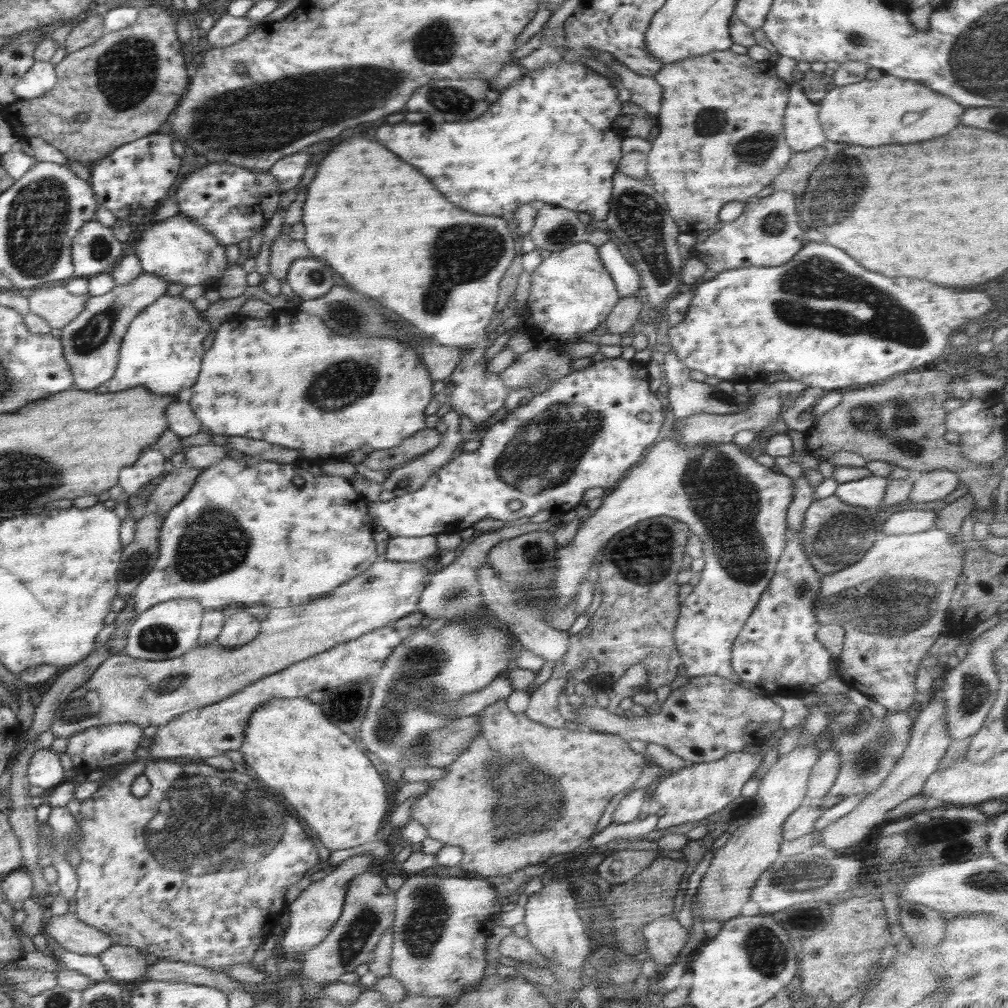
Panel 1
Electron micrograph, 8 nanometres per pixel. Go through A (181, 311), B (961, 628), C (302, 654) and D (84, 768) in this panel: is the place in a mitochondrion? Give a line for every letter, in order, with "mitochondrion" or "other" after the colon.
A: other
B: other
C: other
D: other

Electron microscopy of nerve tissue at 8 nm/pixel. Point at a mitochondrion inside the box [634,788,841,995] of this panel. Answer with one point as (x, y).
(767, 951)

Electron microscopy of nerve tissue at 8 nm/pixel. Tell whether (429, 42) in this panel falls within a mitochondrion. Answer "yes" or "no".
yes

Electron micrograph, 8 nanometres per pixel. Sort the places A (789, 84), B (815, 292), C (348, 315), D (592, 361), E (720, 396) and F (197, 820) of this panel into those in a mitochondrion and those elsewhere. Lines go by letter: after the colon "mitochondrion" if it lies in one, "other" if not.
A: other
B: mitochondrion
C: mitochondrion
D: other
E: mitochondrion
F: mitochondrion

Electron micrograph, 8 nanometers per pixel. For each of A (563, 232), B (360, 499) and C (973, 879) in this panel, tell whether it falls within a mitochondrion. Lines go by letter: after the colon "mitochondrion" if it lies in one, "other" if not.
A: mitochondrion
B: other
C: mitochondrion

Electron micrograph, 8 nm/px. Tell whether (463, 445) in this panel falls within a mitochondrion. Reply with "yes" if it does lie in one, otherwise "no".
no

